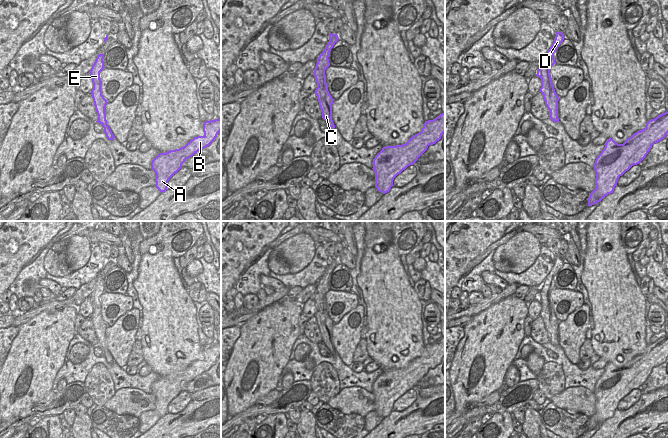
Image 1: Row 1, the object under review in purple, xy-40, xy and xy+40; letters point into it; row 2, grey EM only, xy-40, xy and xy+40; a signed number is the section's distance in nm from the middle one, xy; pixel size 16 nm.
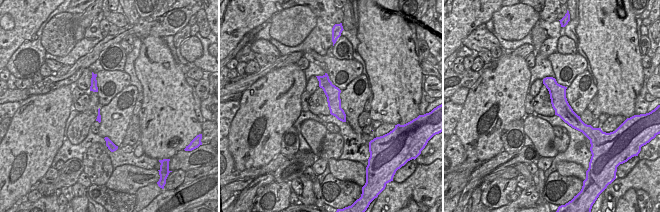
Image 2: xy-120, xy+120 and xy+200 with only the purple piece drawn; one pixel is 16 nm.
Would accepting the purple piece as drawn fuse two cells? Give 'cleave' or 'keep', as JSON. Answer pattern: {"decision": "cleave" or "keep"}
{"decision": "cleave"}

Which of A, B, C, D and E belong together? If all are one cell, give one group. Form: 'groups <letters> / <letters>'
groups A B / C D E

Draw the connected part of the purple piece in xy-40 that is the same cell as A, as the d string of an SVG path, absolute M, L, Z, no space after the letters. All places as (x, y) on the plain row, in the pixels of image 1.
M221 341L219 343L205 345L203 348L203 360L191 363L184 371L160 377L152 384L151 393L155 396L155 411L161 416L167 414L169 403L177 397L186 383L192 381L198 375L209 370L221 355Z

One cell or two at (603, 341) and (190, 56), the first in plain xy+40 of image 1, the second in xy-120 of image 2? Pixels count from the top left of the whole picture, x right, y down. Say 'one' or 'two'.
two

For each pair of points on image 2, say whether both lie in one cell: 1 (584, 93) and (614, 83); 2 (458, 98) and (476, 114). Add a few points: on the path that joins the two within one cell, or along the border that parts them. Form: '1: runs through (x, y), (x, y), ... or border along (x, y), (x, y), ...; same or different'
1: border along (586, 69), (591, 76), (597, 93); different
2: border along (469, 89), (466, 99), (462, 104); different

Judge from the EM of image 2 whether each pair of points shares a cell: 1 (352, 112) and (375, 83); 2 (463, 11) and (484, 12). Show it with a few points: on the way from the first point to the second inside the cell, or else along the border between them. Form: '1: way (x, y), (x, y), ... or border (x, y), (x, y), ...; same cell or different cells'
1: border (364, 74), (368, 89), (371, 92); different cells
2: way (468, 11), (479, 11); same cell

